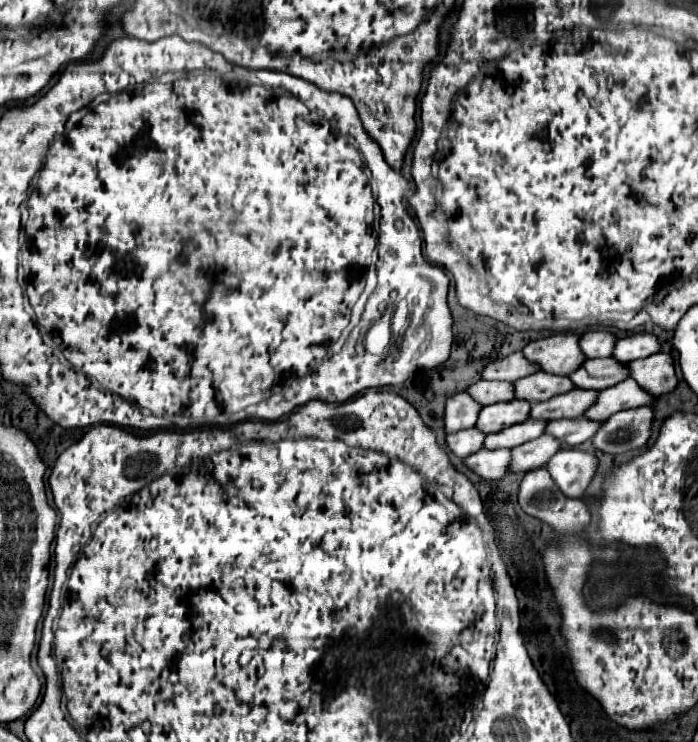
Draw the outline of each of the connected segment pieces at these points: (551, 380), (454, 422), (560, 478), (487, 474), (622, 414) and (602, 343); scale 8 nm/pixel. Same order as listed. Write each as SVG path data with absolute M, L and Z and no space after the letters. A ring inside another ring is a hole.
M537 371L529 377L517 379L513 383L513 391L515 391L515 399L527 399L529 403L537 403L537 401L545 401L549 397L555 397L559 393L571 391L573 383L569 383L567 377L559 377L559 375L549 375L543 371Z
M465 393L447 397L445 415L443 415L445 433L457 433L461 429L473 427L479 411L481 411L481 405L473 403L473 399L469 399L469 395L465 395Z
M561 449L551 457L545 469L567 497L581 497L595 475L597 457L575 449Z
M481 449L463 459L463 465L471 469L481 479L501 479L505 475L505 467L509 465L509 449L487 451Z
M651 407L619 411L601 423L599 431L593 435L591 441L595 449L611 455L633 451L647 443L651 435L651 423L653 423Z
M587 331L579 337L579 347L587 359L609 357L613 351L615 337L609 331Z

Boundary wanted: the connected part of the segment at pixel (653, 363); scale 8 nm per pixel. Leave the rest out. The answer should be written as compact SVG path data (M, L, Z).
M655 353L645 359L629 361L627 371L629 377L639 383L641 389L645 389L649 395L655 397L673 391L677 385L673 357L667 353Z

